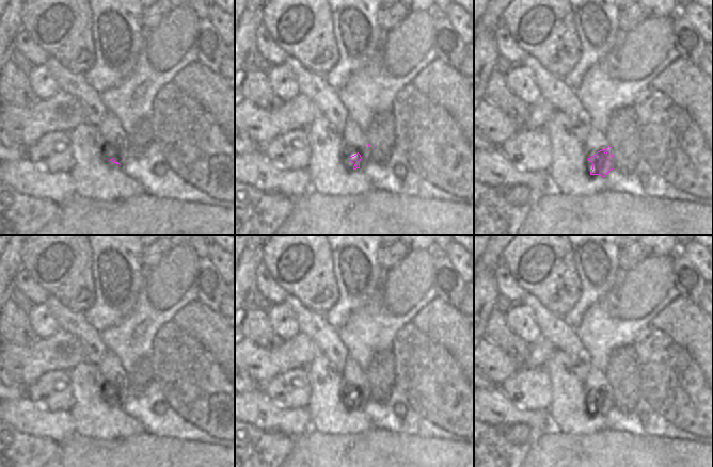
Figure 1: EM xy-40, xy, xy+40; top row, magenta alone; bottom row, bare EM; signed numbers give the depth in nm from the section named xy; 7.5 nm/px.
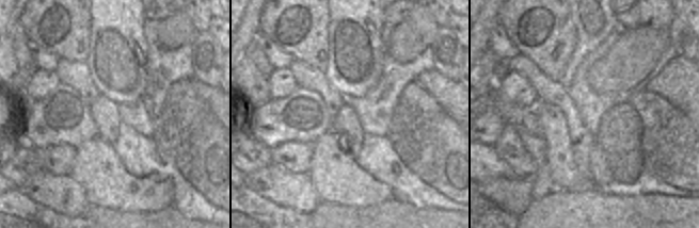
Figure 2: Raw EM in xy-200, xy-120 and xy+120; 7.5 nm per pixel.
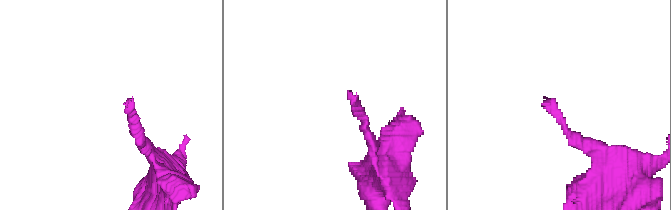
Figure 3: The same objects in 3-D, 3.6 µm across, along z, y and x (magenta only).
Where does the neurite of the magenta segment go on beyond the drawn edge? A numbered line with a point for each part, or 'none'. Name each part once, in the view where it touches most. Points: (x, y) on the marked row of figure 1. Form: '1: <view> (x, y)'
1: xy+40 (596, 141)

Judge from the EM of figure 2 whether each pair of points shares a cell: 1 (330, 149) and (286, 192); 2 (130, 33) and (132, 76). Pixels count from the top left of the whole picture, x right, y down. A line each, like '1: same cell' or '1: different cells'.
1: different cells
2: same cell

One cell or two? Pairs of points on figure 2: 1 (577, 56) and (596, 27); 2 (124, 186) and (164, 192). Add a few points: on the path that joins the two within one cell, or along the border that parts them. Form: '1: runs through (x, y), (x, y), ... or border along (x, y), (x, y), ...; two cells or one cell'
1: runs through (582, 49), (590, 34); one cell
2: runs through (133, 192), (155, 192); one cell

